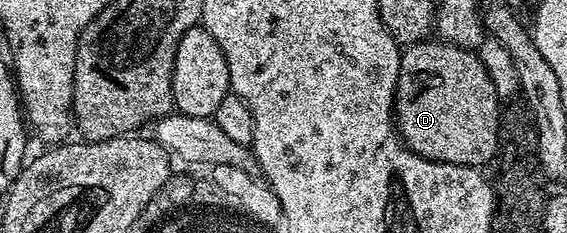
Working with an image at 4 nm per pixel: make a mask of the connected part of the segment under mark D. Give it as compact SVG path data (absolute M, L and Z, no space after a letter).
M426 40L416 42L413 46L406 46L401 52L401 75L397 81L397 96L393 100L393 117L397 127L398 134L401 135L402 142L409 149L416 152L419 156L429 158L432 162L443 162L449 159L452 162L482 162L485 158L489 158L489 154L493 153L494 145L494 126L499 119L496 115L496 105L500 102L497 96L495 84L492 83L491 76L488 75L487 68L481 63L481 59L474 53L472 49L464 46L453 46L449 42L440 40Z

